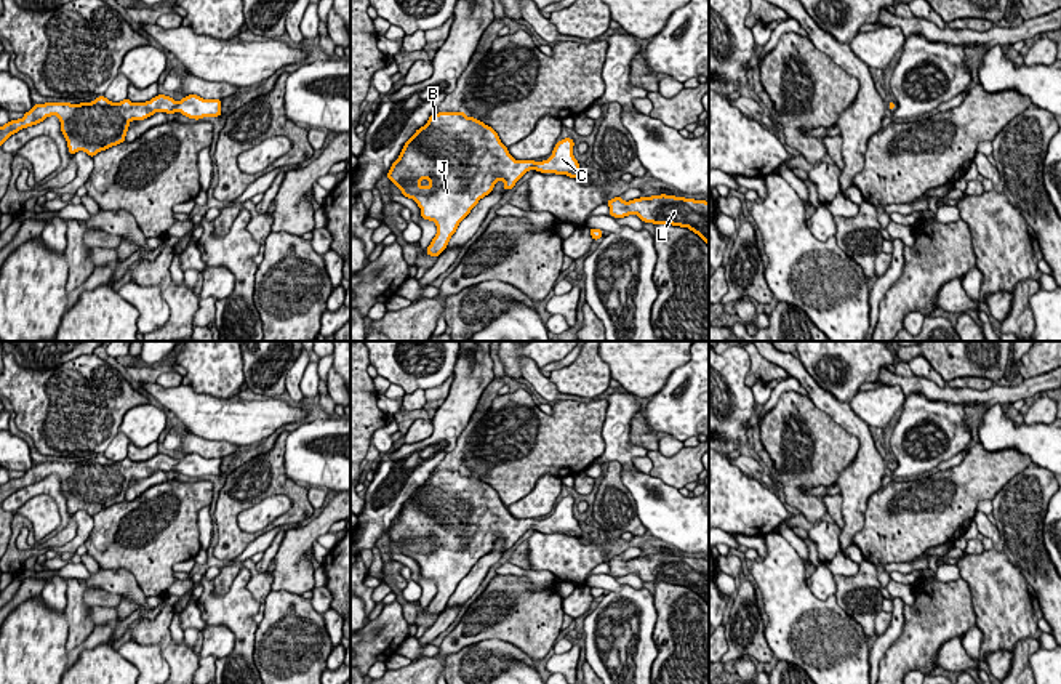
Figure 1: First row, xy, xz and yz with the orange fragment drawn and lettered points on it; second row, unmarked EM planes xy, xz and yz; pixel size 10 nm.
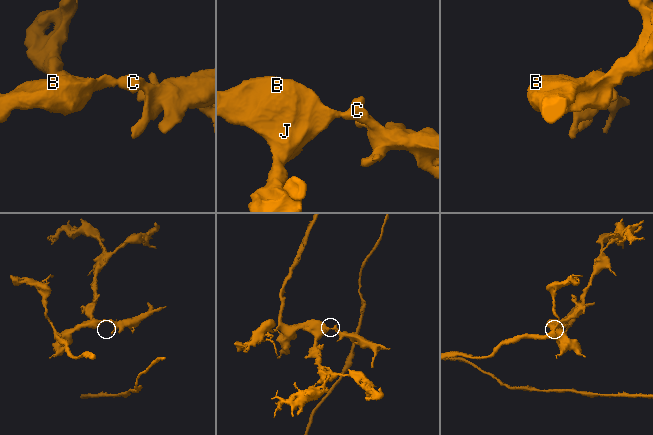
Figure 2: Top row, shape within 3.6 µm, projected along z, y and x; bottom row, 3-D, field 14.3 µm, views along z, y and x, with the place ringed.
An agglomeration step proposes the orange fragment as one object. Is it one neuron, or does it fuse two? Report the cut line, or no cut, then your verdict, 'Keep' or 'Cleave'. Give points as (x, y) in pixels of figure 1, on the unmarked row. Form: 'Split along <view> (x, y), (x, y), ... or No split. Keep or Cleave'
No split. Keep

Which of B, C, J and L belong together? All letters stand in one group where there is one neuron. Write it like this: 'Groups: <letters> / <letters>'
Groups: B C J L

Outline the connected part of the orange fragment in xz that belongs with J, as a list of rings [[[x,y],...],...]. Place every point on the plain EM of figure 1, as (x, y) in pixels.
[[[461,471],[432,473],[427,482],[405,501],[398,517],[387,530],[402,554],[413,557],[421,567],[421,577],[434,580],[437,593],[427,606],[429,615],[445,610],[459,581],[470,572],[480,557],[488,554],[498,540],[509,549],[530,529],[539,532],[567,533],[570,537],[586,537],[573,514],[575,500],[565,497],[559,500],[547,519],[515,519],[501,501],[498,492],[483,481]]]

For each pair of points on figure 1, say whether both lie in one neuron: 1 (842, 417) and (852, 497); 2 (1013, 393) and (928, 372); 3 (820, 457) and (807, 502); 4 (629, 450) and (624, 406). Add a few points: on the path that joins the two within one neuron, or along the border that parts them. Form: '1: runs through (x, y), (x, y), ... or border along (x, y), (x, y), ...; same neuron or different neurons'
1: runs through (863, 434), (866, 439), (866, 473), (863, 476); same neuron
2: border along (914, 375), (925, 377), (940, 386), (946, 385); different neurons
3: runs through (813, 468), (796, 486), (796, 490); same neuron
4: runs through (621, 439), (621, 417); same neuron

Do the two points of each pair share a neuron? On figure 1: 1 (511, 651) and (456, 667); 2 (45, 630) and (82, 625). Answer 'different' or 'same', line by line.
1: same
2: different

